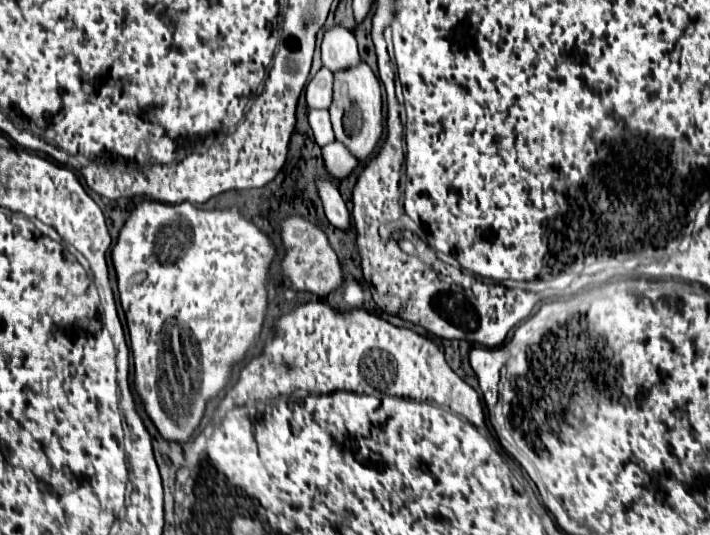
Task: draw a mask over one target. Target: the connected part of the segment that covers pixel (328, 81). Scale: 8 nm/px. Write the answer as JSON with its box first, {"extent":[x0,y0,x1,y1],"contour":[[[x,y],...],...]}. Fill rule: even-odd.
{"extent":[305,66,333,110],"contour":[[[323,66],[305,88],[309,108],[329,110],[333,102],[333,74]]]}

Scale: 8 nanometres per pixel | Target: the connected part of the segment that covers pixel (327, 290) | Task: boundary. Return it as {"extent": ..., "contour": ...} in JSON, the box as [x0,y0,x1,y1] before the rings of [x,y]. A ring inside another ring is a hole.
{"extent":[281,216,343,296],"contour":[[[291,216],[281,222],[281,238],[285,244],[285,258],[281,262],[283,276],[287,276],[295,290],[309,290],[317,296],[327,296],[341,288],[343,284],[343,270],[339,264],[337,254],[329,246],[329,240],[321,228],[307,222],[301,216]]]}

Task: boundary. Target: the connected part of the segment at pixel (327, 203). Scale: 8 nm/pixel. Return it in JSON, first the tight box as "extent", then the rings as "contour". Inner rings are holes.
{"extent":[317,176,351,230],"contour":[[[323,176],[321,180],[317,180],[317,190],[319,190],[319,196],[323,200],[323,208],[325,208],[325,216],[327,220],[339,228],[339,230],[347,230],[351,228],[351,216],[349,216],[349,210],[335,186],[335,182],[327,176]]]}

